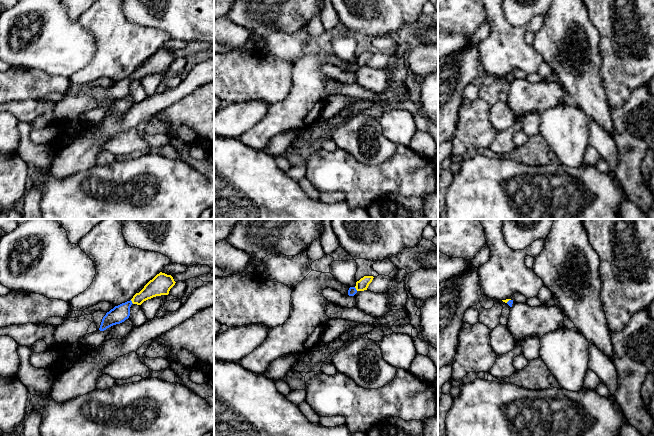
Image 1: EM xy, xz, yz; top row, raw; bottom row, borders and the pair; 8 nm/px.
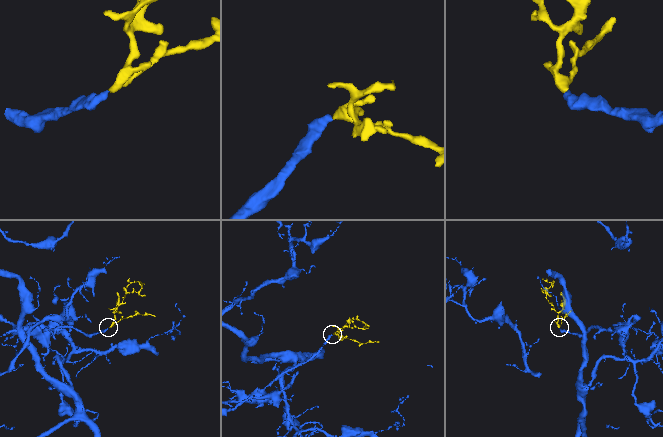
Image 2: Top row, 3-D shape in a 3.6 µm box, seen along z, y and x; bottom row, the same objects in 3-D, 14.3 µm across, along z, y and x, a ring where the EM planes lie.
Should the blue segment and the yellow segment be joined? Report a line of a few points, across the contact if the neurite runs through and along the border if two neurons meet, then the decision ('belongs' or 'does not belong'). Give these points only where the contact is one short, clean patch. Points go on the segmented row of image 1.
line xy (117, 315), (131, 302), (157, 286); belongs

